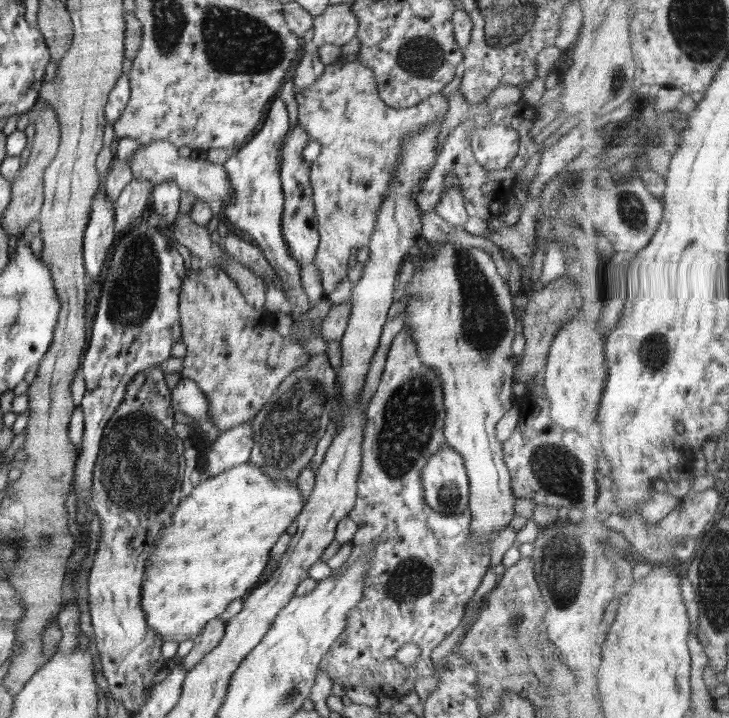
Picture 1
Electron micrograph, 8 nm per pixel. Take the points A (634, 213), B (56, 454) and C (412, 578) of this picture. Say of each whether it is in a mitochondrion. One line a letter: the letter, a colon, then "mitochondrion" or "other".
A: mitochondrion
B: other
C: mitochondrion

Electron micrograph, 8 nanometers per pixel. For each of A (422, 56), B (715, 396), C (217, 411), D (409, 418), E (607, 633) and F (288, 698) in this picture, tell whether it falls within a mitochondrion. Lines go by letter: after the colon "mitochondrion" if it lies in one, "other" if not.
A: mitochondrion
B: other
C: other
D: mitochondrion
E: other
F: mitochondrion

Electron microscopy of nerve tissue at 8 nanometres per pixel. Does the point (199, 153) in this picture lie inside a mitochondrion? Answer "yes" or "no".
no

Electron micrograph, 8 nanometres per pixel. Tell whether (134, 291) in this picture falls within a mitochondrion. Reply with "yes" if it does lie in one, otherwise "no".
yes

